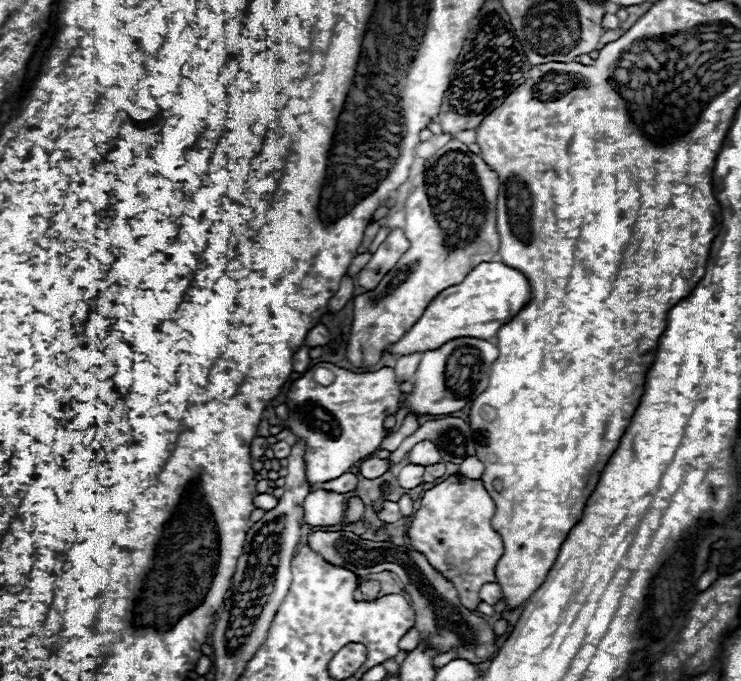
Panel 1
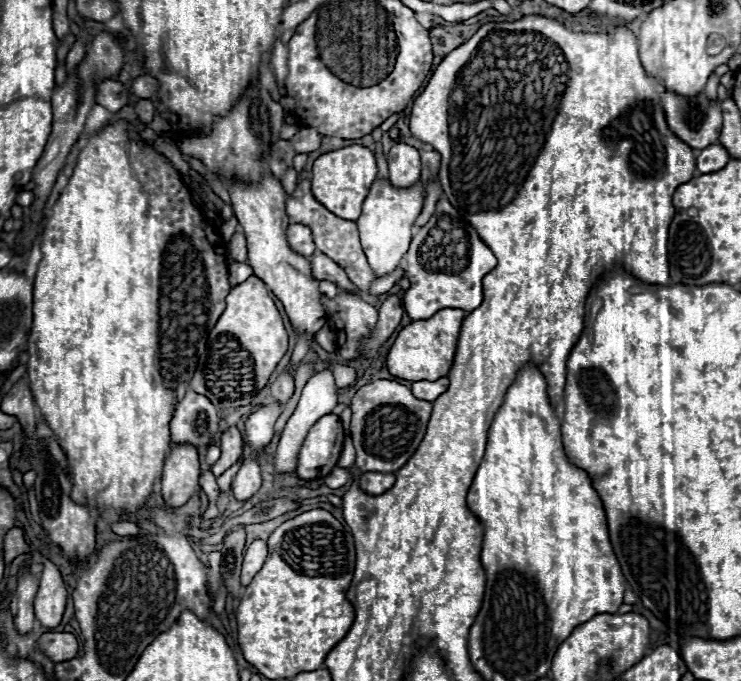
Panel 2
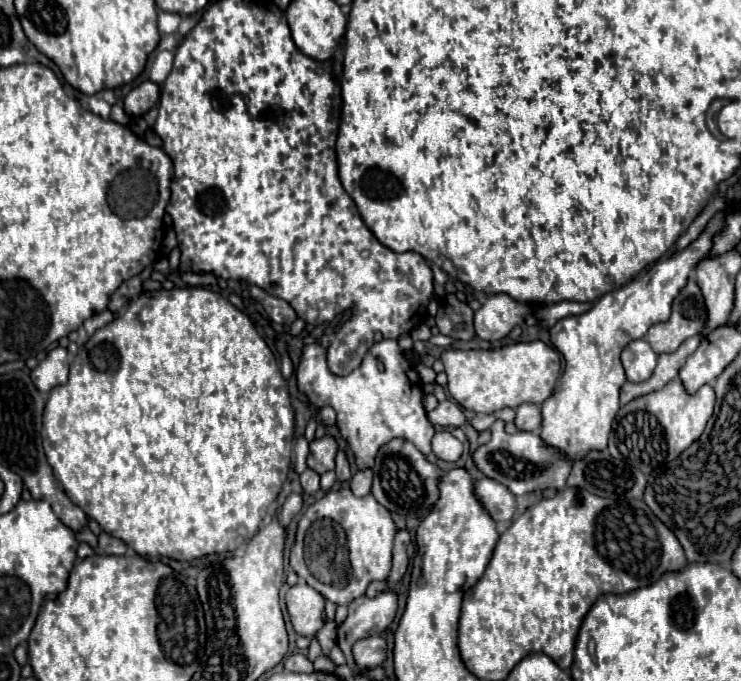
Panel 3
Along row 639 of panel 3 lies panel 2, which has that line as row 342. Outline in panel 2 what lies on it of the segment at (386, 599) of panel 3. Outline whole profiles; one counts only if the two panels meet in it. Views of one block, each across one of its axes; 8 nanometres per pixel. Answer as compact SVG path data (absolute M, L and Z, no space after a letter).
M340 292L334 300L322 296L322 304L340 334L338 356L346 362L354 360L360 352L360 340L370 336L378 322L378 310L360 296L348 292Z

